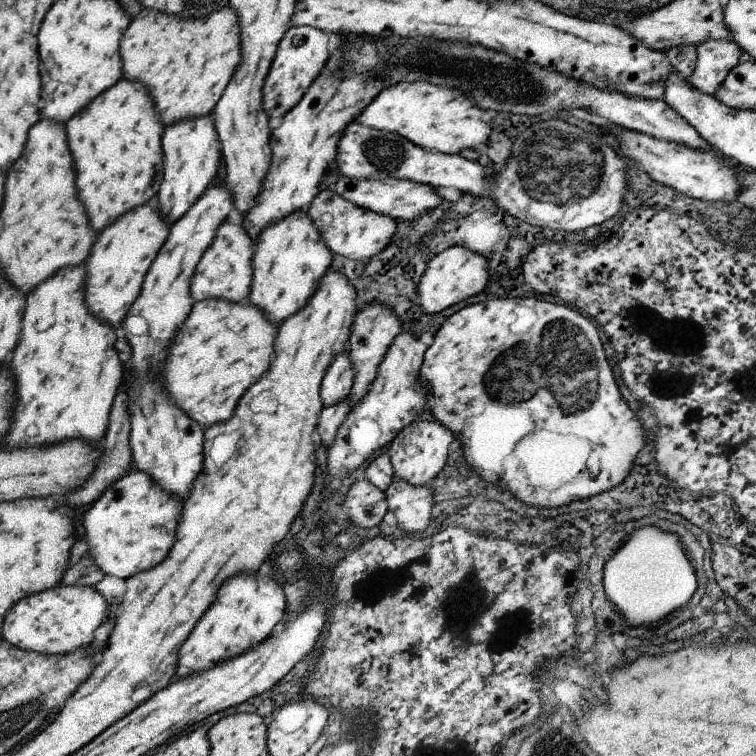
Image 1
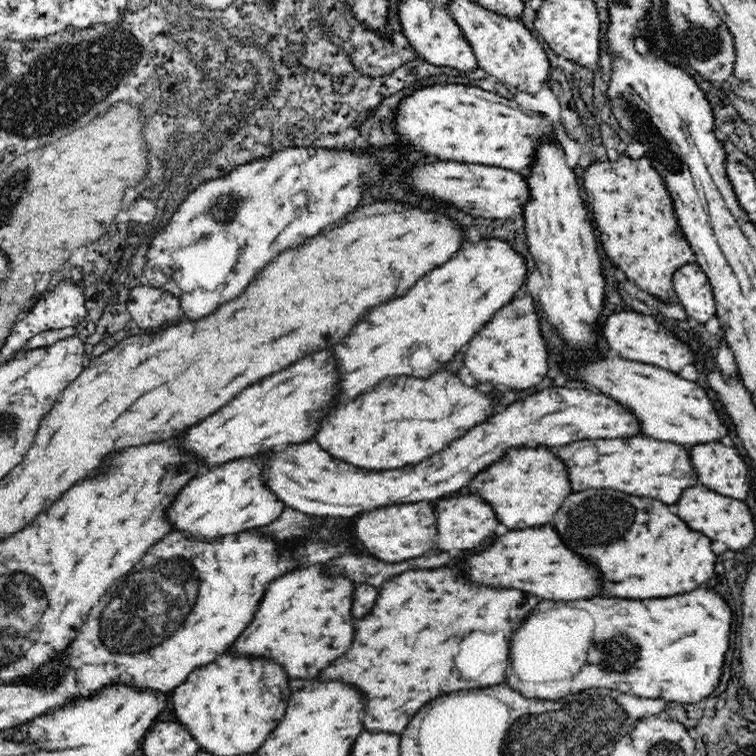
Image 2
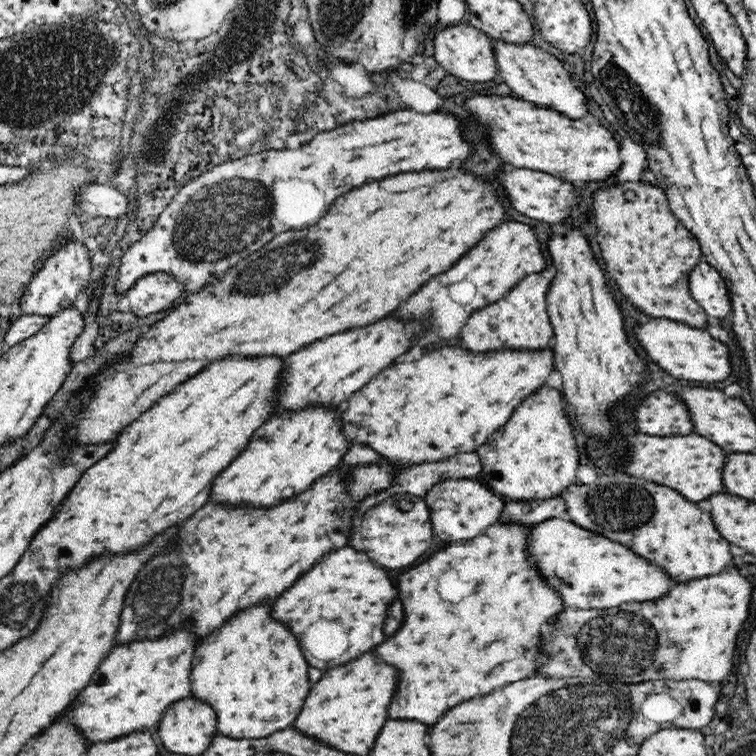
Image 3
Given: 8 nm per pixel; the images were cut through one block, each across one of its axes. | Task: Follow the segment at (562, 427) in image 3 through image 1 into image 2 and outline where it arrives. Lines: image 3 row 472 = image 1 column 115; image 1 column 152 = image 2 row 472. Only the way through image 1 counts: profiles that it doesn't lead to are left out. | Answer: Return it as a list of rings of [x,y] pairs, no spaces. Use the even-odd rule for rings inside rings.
[[[546,444],[534,448],[520,446],[520,450],[510,448],[500,460],[476,474],[466,492],[488,502],[498,514],[498,522],[504,524],[502,530],[508,528],[506,532],[542,526],[542,522],[552,524],[556,510],[562,506],[562,500],[570,494],[566,466],[552,454],[554,452],[550,452]]]

